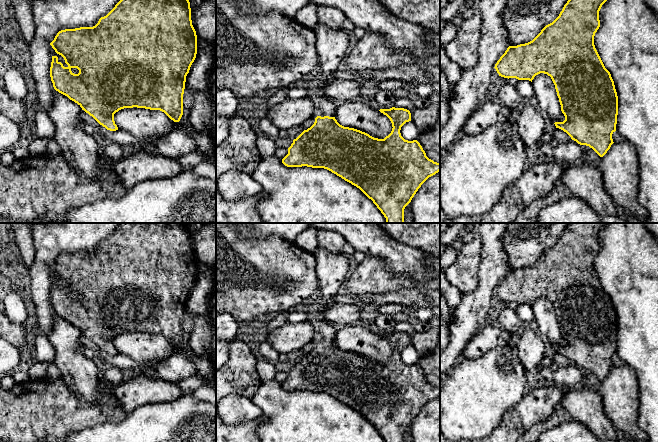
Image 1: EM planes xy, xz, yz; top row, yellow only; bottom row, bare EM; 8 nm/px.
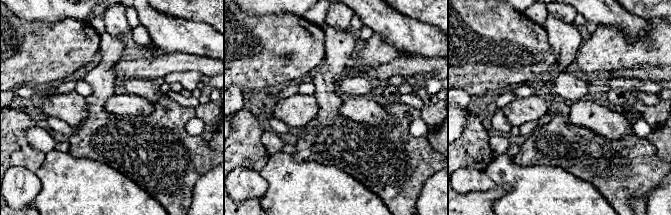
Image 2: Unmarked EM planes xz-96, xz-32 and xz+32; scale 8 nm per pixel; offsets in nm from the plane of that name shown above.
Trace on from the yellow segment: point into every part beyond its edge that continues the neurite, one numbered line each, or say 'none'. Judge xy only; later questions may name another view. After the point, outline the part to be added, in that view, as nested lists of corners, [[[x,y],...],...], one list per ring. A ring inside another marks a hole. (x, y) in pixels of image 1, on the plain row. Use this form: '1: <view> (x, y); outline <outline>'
none

